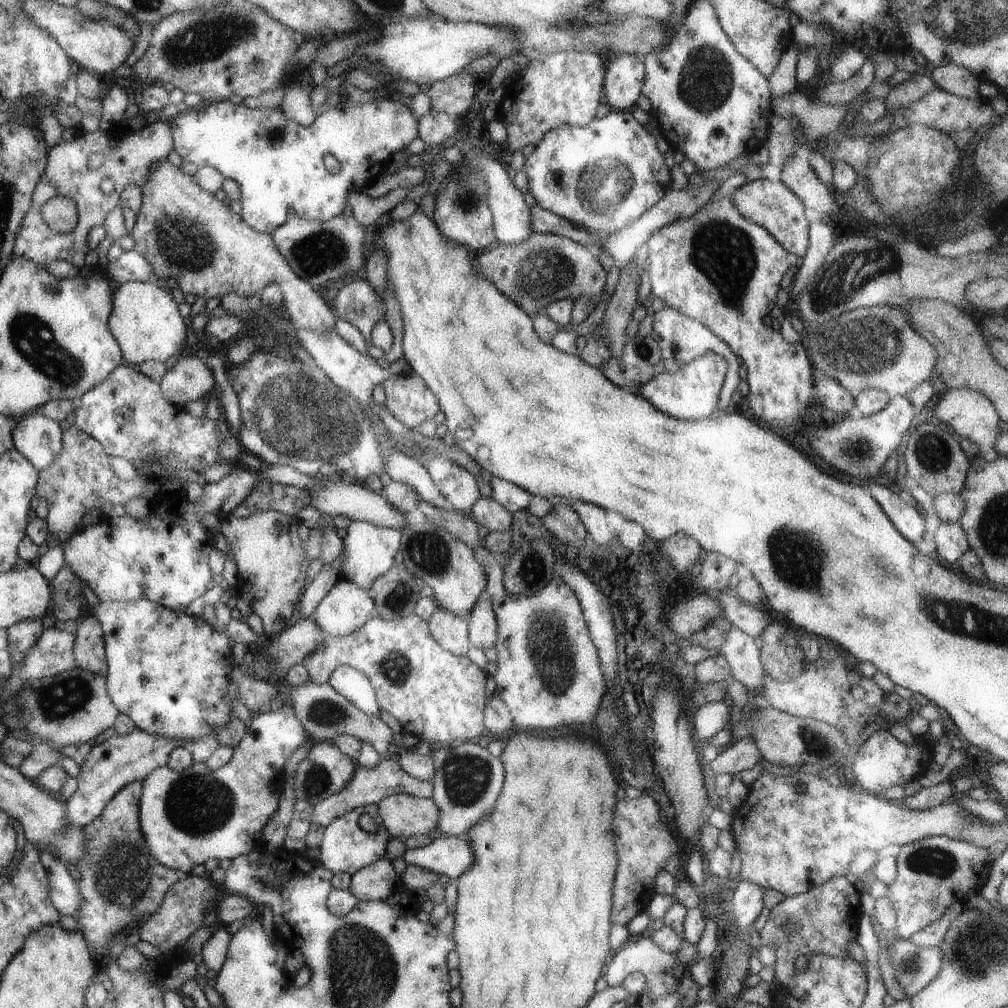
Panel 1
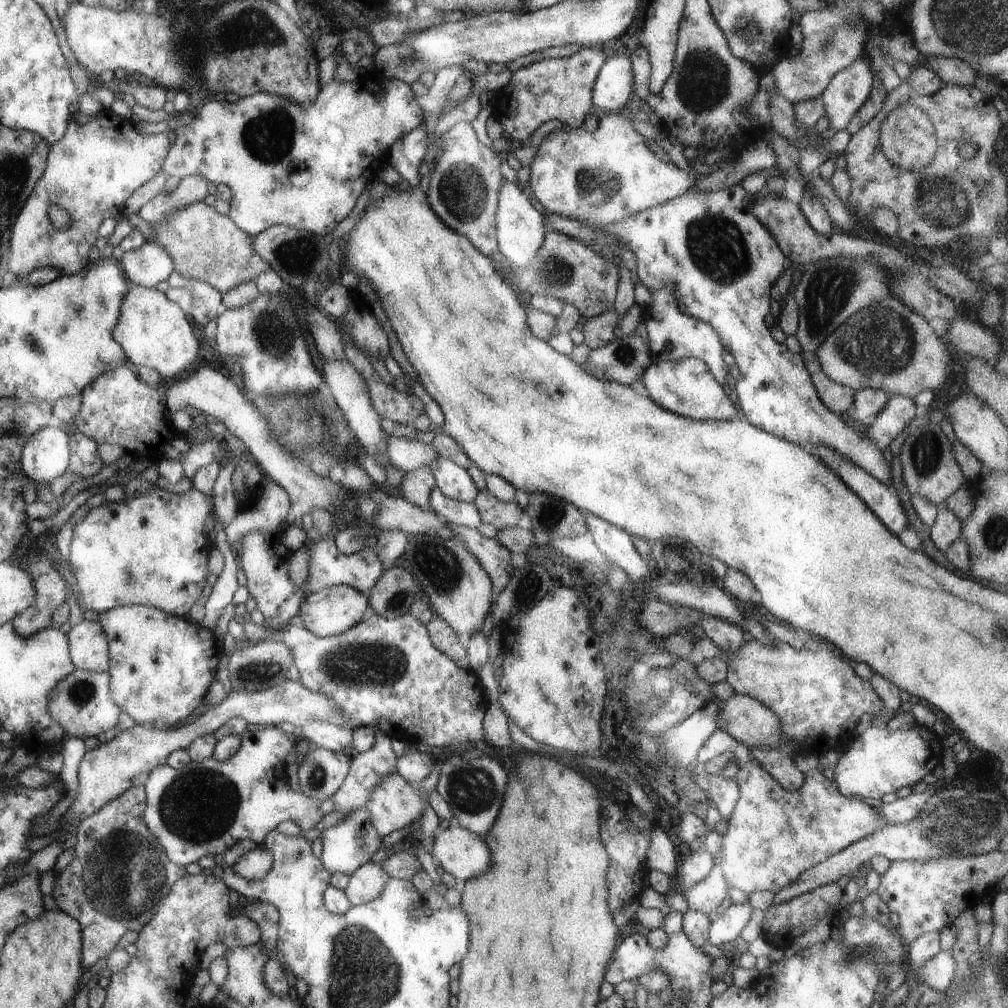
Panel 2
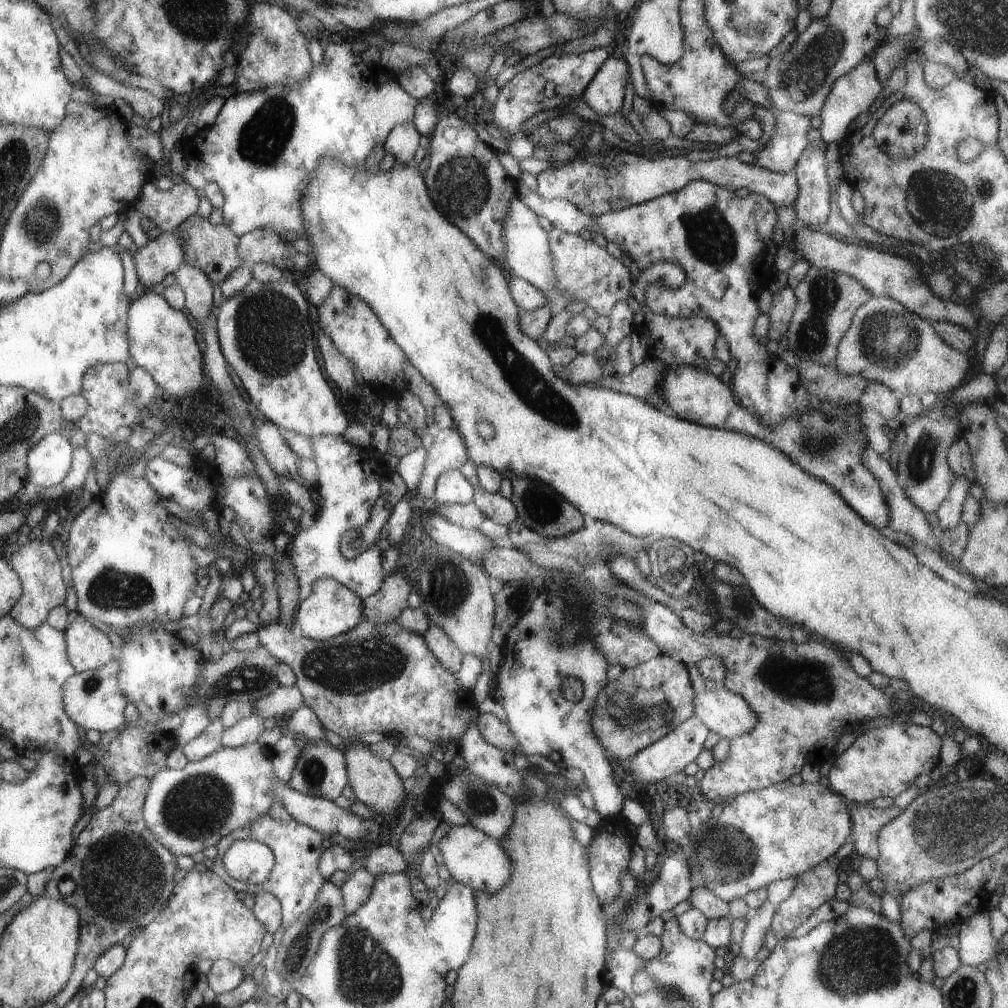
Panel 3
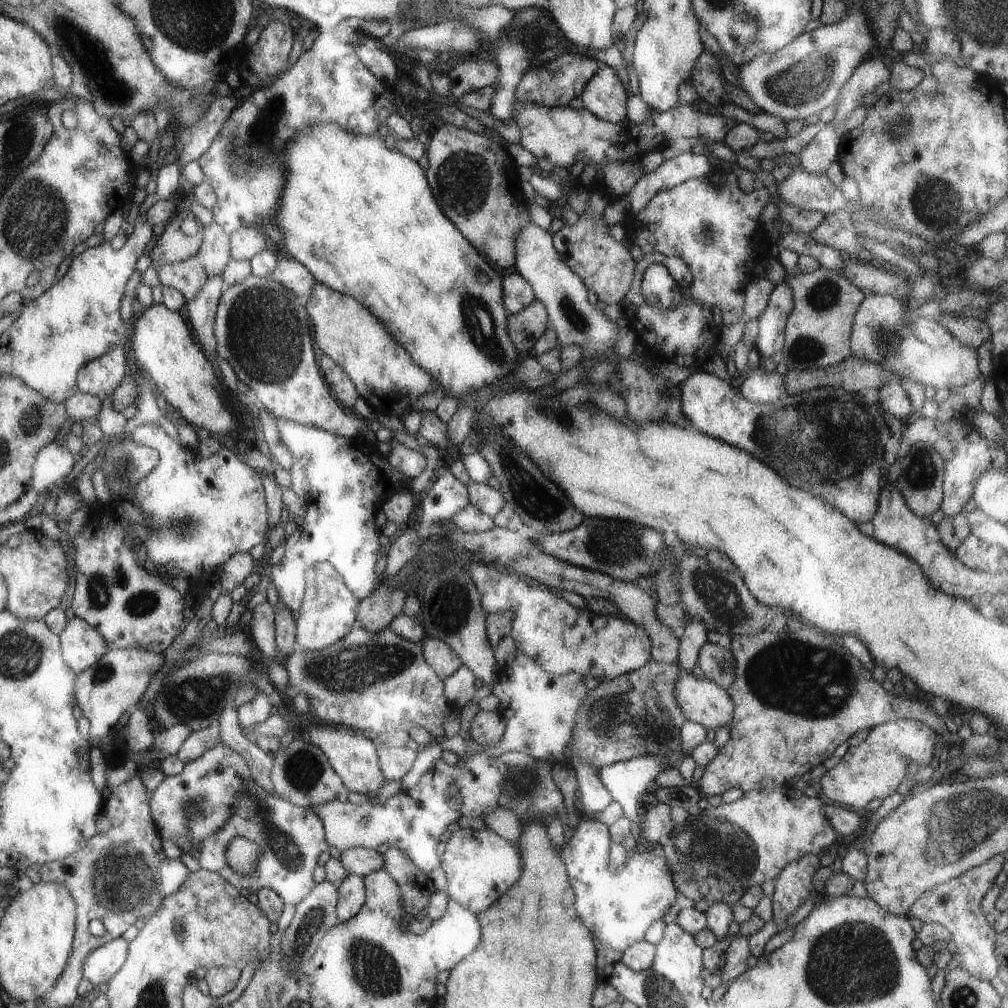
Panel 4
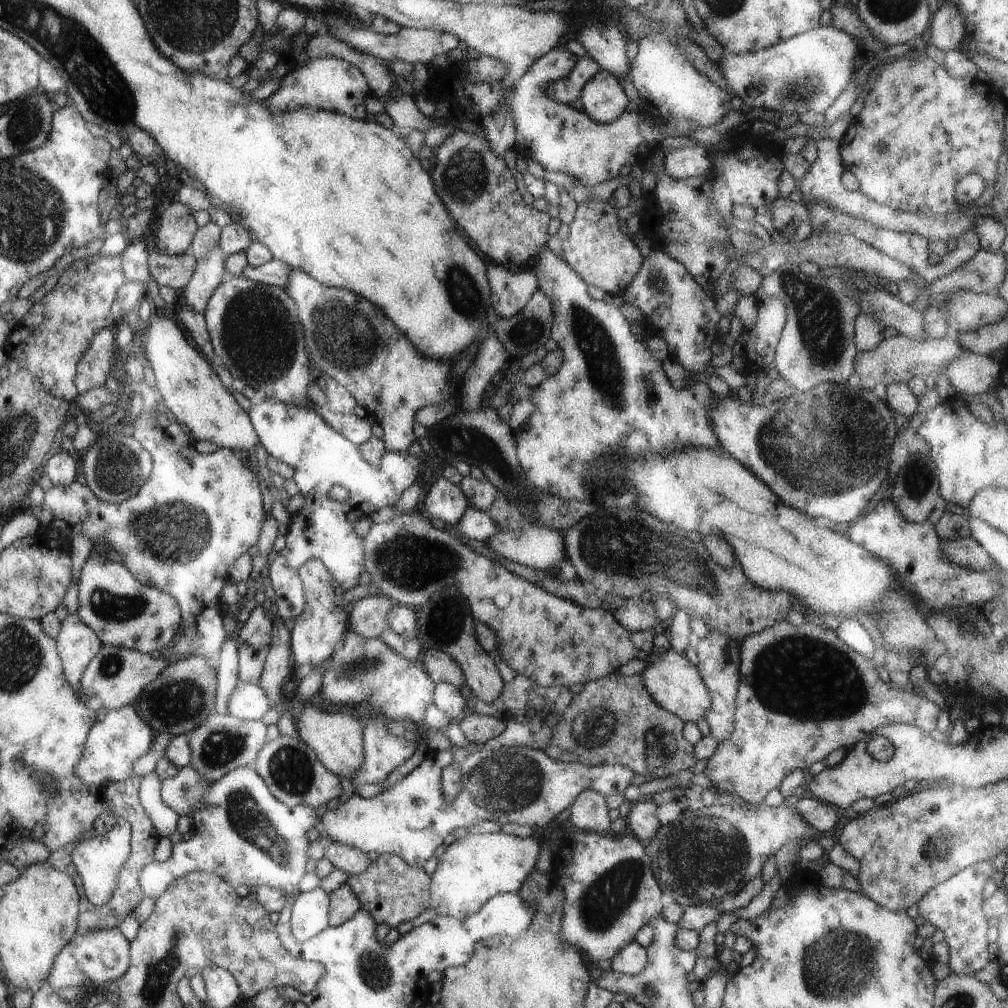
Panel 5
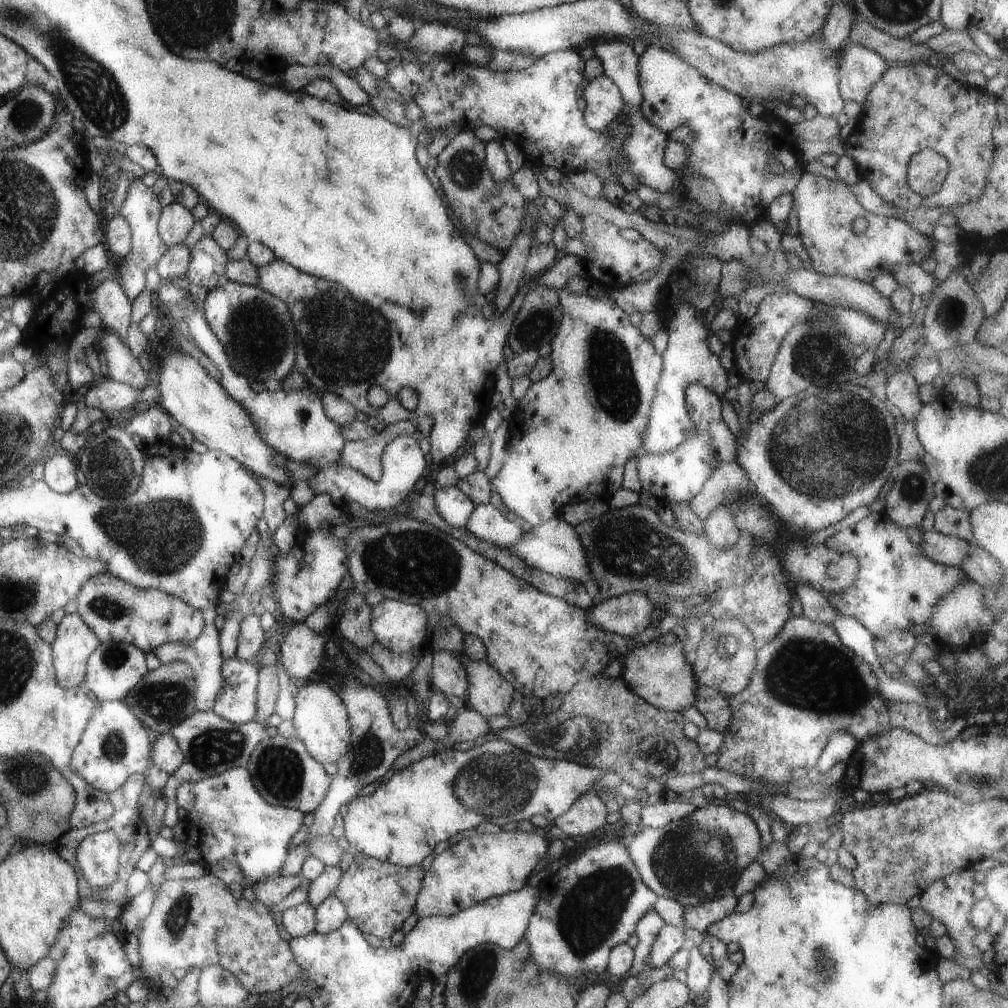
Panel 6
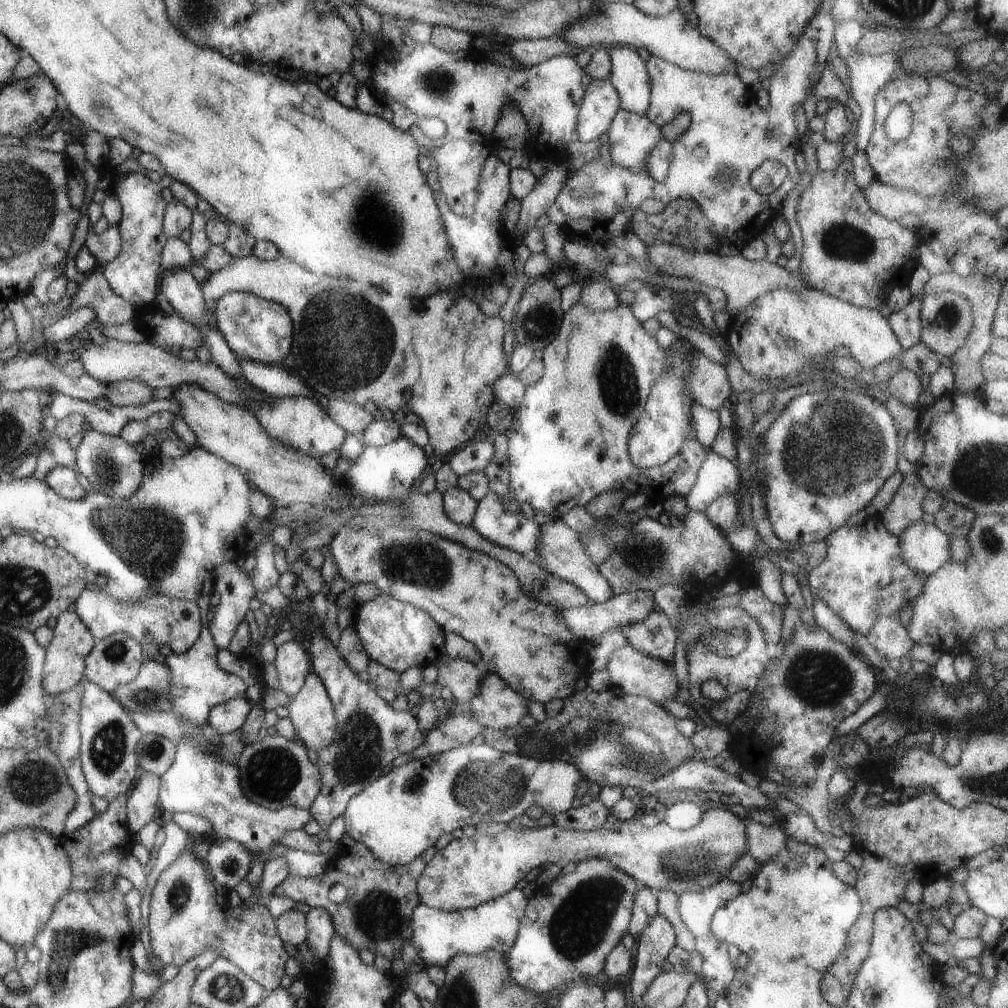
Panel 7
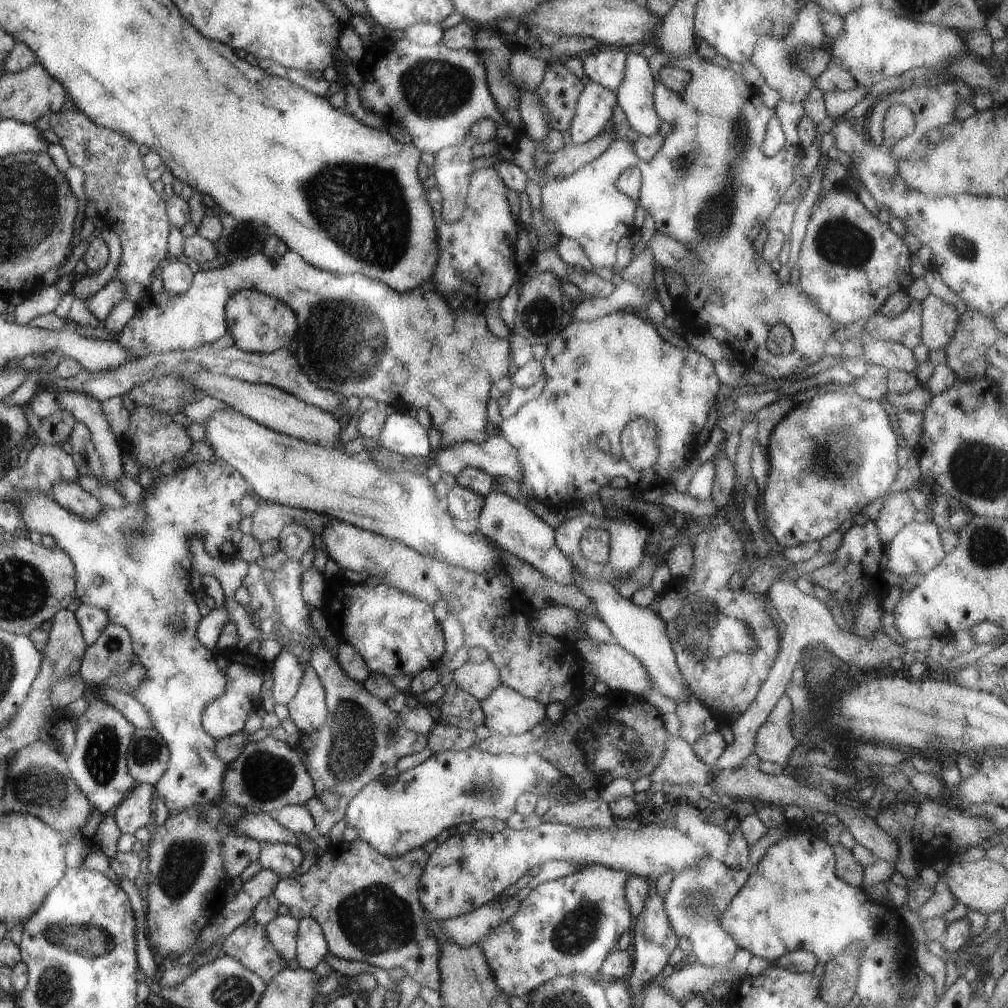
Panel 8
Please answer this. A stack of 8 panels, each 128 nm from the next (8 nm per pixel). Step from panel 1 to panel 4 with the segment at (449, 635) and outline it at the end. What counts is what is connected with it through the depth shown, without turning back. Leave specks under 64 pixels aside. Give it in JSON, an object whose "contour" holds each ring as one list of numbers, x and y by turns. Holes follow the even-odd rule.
{"contour":[[424,637,421,645,423,660,441,680,450,677,459,668,459,657,442,640]]}

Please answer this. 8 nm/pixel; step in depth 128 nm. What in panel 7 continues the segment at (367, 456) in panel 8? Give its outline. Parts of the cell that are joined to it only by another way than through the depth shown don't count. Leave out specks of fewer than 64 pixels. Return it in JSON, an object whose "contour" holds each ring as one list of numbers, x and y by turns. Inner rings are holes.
{"contour":[[193,383,180,384,172,390,178,414,193,431,197,447,221,457,248,480,251,488,266,494,275,507,304,507,327,504,329,508,347,506,349,496,333,486,323,472,318,458,302,455,270,437,247,409,225,402,211,391]]}

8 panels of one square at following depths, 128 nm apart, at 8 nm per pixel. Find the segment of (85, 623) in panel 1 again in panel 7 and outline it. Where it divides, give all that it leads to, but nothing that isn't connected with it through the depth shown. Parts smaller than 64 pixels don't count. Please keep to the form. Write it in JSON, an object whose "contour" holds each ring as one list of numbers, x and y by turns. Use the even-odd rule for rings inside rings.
{"contour":[[67,610,56,616,56,624,52,629,51,640,46,644,45,660,42,668,42,687,47,694,64,693,79,682,83,682,84,658,93,648,95,641,83,626,74,612]]}

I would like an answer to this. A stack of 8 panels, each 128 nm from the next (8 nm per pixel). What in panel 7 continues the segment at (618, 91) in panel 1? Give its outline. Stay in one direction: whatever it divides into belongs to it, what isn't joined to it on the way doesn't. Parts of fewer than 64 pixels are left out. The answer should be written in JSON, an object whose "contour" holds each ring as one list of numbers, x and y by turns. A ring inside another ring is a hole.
{"contour":[[608,78,585,80,575,125,578,140,587,142,598,138,619,109,616,90]]}

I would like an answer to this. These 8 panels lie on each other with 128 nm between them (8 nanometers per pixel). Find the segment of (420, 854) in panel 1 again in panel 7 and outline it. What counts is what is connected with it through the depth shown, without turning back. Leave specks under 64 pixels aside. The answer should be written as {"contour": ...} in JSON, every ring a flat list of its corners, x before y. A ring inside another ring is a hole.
{"contour":[[707,809,699,822,687,830,673,830,665,824,644,827,637,817,618,821,615,826,601,826,590,831,568,831,559,825,552,824,537,829,505,828,495,836,483,836,475,832,467,838,451,840,443,850,437,850,433,858,425,863,417,879,417,896,419,902,432,909,443,912,460,911,473,908,478,904,493,900,513,888,521,878,532,868,543,867,547,864,557,864,557,860,574,862,584,858,599,857,608,860,613,866,634,878,637,883,655,889,667,889,676,895,682,892,700,893,706,888,717,884,725,878,730,866,746,852,746,834,744,833,744,819,731,811,721,809]]}

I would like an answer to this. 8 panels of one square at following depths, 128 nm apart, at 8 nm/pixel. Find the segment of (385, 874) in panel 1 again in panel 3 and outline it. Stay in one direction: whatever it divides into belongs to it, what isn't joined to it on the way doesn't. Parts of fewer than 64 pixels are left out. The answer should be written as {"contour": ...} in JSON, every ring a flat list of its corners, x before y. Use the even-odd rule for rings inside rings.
{"contour":[[356,866,348,873,345,882,340,886,345,914,357,910,369,896,375,875,363,867]]}

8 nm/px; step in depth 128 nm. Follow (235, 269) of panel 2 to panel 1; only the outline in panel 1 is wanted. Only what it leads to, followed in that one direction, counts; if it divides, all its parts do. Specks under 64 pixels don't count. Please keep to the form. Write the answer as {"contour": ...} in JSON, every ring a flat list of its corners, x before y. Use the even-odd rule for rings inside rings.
{"contour":[[167,160,155,161,147,169,135,215,135,222,128,234,134,242,132,250,150,264,153,280,164,279,177,285,187,298,201,296,204,300,222,297,227,293,244,297,259,296,264,286,275,283,282,290,285,312,291,317,295,329,317,332,333,329,334,314,324,300,322,290,312,287,291,270,286,258,275,248,270,234,258,233,248,227,241,220,240,214,233,213,227,207,226,201,216,199,214,195,201,190,189,175,181,173,178,167,170,165]]}

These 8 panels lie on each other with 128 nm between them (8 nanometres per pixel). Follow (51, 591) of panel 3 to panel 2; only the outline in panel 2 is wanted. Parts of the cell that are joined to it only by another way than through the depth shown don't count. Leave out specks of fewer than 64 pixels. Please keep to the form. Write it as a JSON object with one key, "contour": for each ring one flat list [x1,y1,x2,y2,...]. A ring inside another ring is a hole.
{"contour":[[32,553,35,558,29,562,27,571,34,582,34,601,12,620,16,637,26,639,50,626,53,611,65,600,65,582,57,573,57,566,45,555]]}

